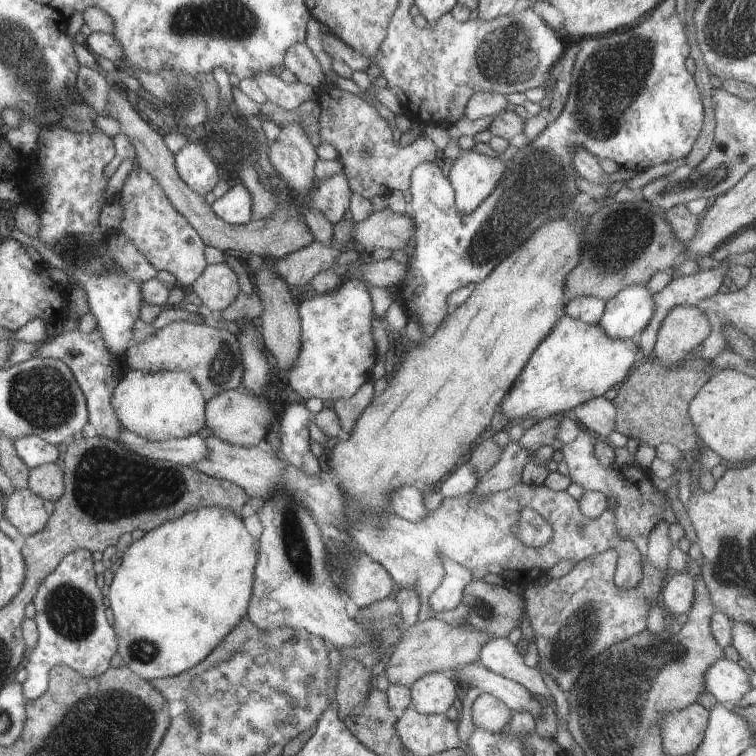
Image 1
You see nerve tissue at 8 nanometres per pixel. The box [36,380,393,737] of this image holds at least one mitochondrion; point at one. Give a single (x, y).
(107, 487)

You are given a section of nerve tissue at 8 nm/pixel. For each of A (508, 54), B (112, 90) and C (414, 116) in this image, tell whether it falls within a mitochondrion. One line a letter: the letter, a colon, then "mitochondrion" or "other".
A: mitochondrion
B: other
C: other

